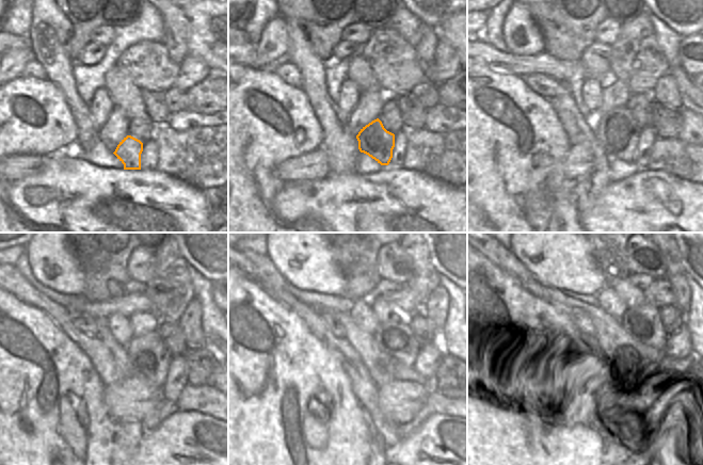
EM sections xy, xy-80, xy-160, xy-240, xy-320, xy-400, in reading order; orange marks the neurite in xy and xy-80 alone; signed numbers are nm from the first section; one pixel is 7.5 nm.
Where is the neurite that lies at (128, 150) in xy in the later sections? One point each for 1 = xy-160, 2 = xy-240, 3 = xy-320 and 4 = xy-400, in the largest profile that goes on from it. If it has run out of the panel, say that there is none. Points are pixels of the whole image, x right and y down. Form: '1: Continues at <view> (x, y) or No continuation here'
1: Continues at xy-160 (617, 131)
2: Continues at xy-240 (148, 356)
3: Continues at xy-320 (395, 338)
4: Continues at xy-400 (641, 325).

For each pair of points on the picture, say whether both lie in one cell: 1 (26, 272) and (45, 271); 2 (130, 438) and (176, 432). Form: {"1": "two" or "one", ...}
{"1": "two", "2": "two"}

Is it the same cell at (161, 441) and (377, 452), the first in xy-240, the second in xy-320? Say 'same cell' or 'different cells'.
different cells

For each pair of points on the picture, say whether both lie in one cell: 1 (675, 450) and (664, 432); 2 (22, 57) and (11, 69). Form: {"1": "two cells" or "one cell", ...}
{"1": "two cells", "2": "one cell"}

